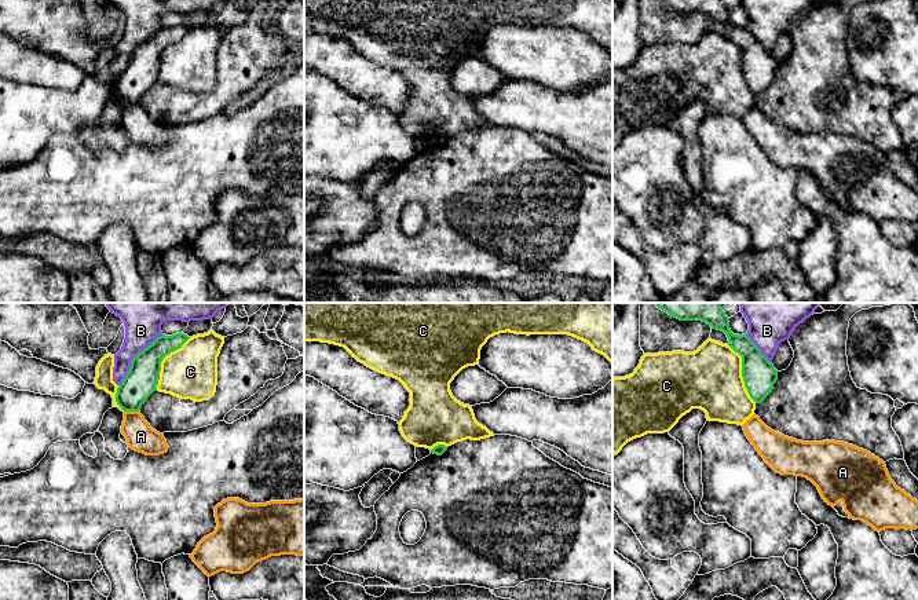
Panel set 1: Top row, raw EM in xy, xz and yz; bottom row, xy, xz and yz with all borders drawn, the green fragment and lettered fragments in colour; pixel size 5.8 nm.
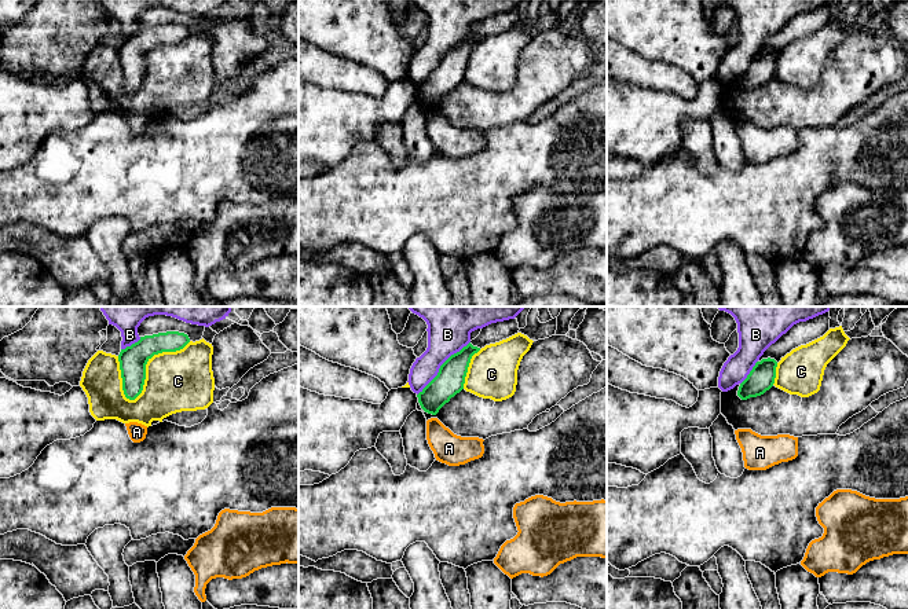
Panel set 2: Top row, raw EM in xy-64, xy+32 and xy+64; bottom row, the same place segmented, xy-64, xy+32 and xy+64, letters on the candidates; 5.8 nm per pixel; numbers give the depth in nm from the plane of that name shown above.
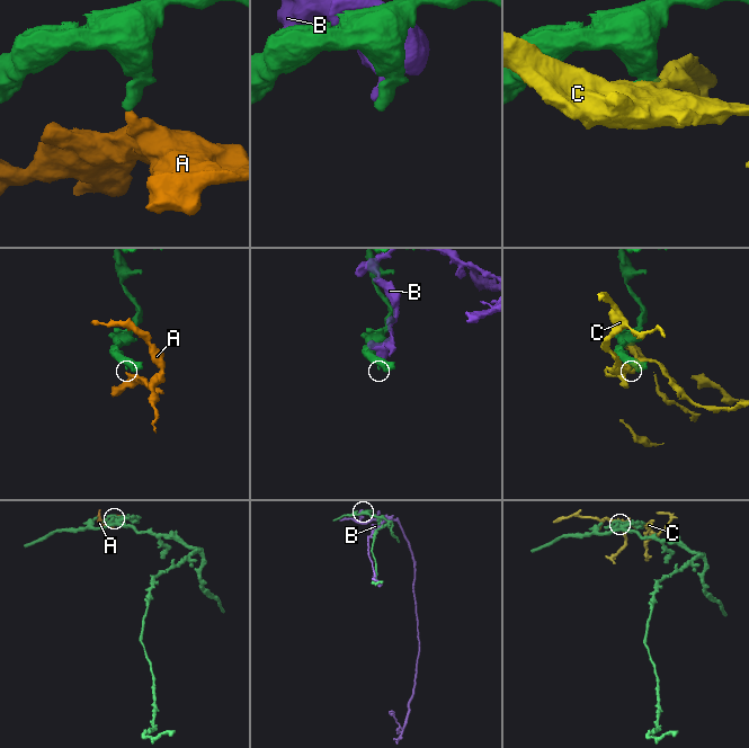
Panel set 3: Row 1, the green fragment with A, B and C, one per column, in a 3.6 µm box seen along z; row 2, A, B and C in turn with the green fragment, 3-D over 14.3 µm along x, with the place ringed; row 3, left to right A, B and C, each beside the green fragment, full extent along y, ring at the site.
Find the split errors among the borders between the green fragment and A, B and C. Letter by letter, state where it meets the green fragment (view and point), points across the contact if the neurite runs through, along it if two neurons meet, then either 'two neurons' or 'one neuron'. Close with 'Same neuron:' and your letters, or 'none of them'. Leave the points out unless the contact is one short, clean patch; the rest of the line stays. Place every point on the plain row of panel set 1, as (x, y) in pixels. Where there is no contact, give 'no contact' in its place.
A: contact xy (131, 102); border xy (124, 102), (138, 103); two neurons
B: contact xy (134, 50); two neurons
C: contact xy (161, 52); two neurons
Same neuron: none of them

